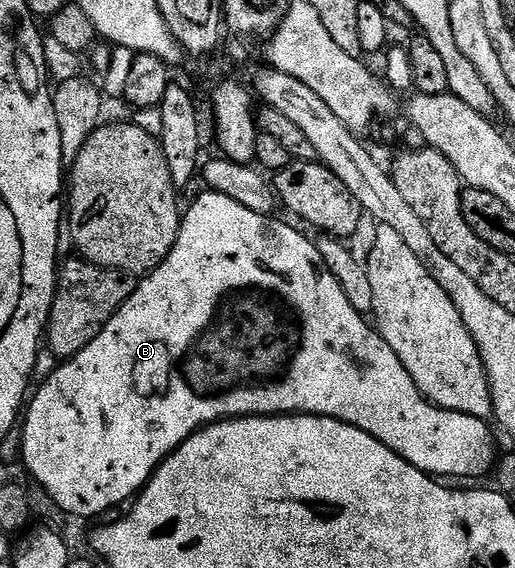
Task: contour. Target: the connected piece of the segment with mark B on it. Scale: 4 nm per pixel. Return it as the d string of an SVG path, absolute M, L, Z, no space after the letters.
M208 190L202 193L190 208L184 209L181 229L171 254L167 254L164 262L138 283L129 301L114 314L111 322L107 322L105 329L78 356L68 357L64 362L58 363L47 382L40 385L36 389L37 393L34 391L28 401L27 411L23 416L25 429L21 432L21 456L25 459L25 468L33 475L32 479L41 484L47 494L55 498L55 502L59 502L66 514L70 517L101 516L104 512L119 507L124 500L132 501L149 483L149 478L156 472L157 467L187 437L201 431L207 424L243 416L330 416L371 434L379 442L383 442L383 446L402 456L408 464L434 478L485 476L494 471L498 452L493 445L493 432L488 428L490 425L462 412L438 408L421 395L411 374L407 374L403 362L399 362L395 350L391 350L391 346L387 346L376 327L351 306L343 292L343 286L323 266L318 245L310 237L291 229L284 219L255 214L255 210L239 206L239 202L234 202L225 194Z

